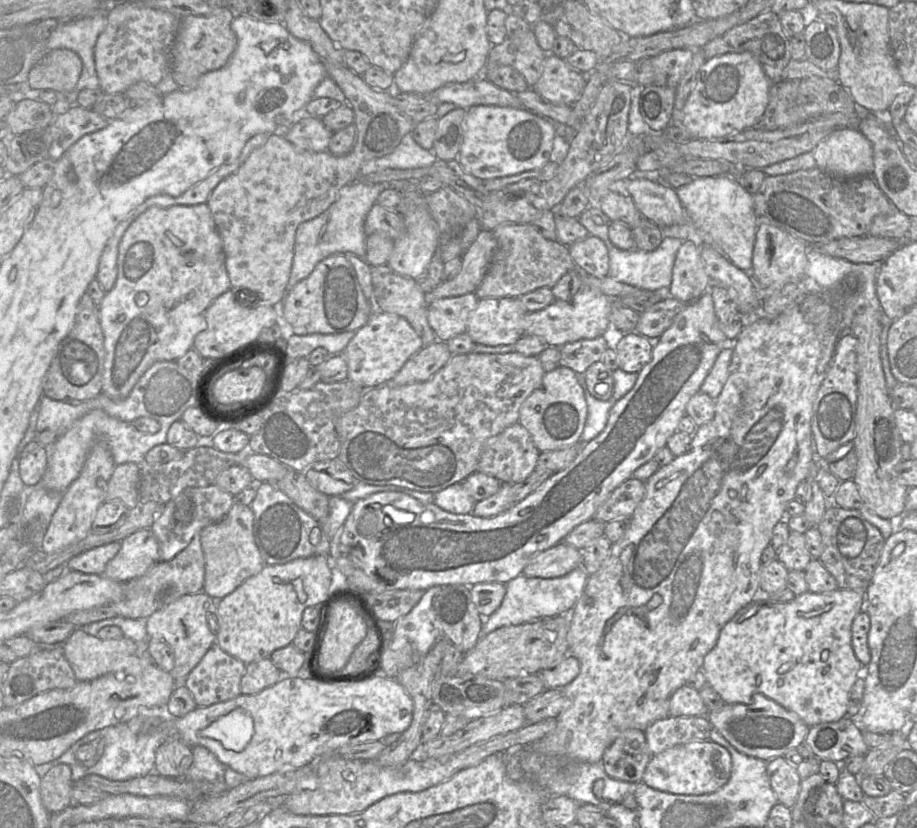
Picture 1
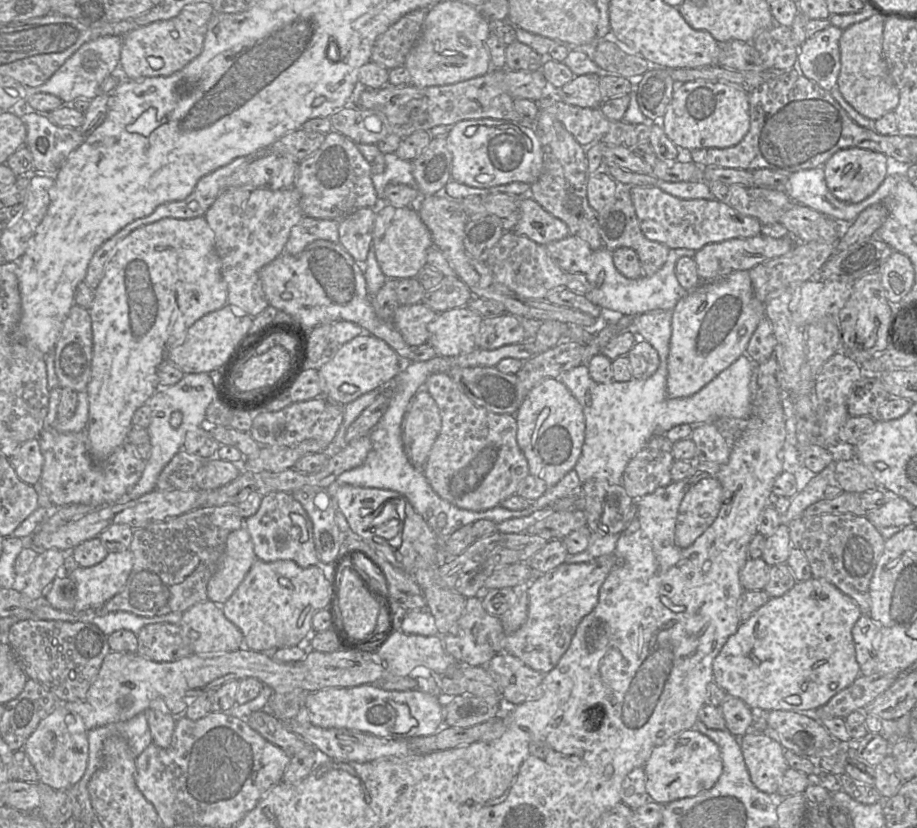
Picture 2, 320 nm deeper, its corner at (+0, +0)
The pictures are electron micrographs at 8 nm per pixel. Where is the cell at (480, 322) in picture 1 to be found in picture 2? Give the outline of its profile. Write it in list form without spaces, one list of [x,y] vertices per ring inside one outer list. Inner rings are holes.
[[[466,305],[438,313],[428,325],[428,343],[439,356],[467,354],[478,348],[478,333],[483,319]]]

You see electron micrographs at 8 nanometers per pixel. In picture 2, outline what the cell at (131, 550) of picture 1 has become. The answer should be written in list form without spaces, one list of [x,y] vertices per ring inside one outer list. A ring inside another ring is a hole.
[[[129,549],[117,552],[109,552],[106,558],[92,567],[78,567],[70,573],[62,571],[57,574],[59,577],[66,575],[75,582],[76,603],[75,612],[94,611],[102,607],[108,600],[122,591],[133,567],[134,556]]]

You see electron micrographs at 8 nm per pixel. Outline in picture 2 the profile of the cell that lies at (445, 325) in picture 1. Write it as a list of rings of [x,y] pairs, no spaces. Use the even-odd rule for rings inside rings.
[[[421,302],[400,305],[392,317],[392,323],[410,347],[417,347],[428,342],[428,325],[437,315]]]

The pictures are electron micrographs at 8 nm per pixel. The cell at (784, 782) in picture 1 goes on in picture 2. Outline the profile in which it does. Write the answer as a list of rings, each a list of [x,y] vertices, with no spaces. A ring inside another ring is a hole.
[[[748,731],[739,743],[753,784],[766,794],[776,793],[789,767],[783,746],[765,731]]]

